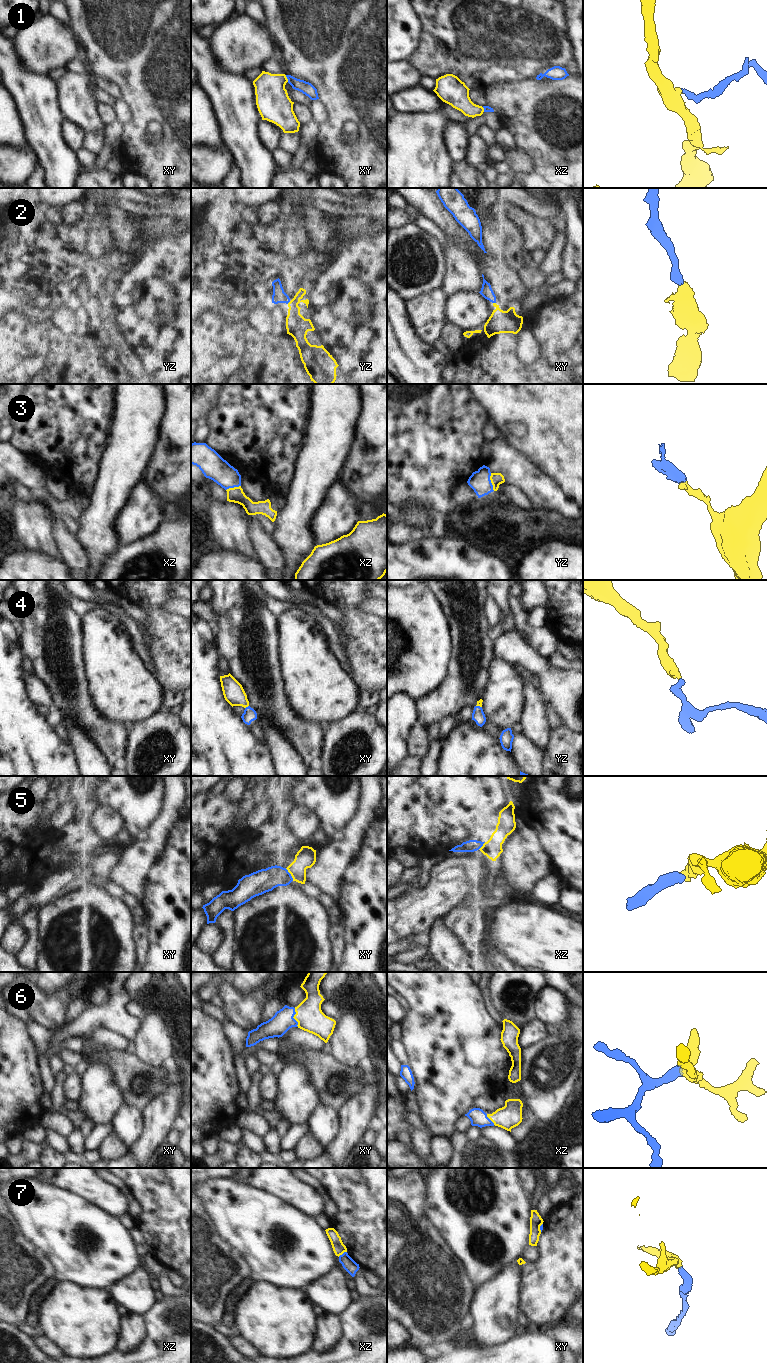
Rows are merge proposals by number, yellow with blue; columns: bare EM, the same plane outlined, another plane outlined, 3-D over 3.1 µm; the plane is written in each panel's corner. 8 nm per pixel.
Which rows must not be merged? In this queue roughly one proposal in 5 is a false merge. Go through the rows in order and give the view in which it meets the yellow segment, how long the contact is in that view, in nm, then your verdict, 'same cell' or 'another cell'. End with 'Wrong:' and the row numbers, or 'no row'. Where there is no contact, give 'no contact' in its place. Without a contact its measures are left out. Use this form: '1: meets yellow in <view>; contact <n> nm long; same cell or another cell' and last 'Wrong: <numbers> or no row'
1: meets yellow in xy; contact 60 nm long; same cell
2: meets yellow in yz; contact 40 nm long; same cell
3: meets yellow in yz; contact 150 nm long; same cell
4: meets yellow in xy; contact 40 nm long; same cell
5: meets yellow in xy; contact 120 nm long; same cell
6: meets yellow in xy; contact 160 nm long; same cell
7: meets yellow in xz; contact 80 nm long; another cell
Wrong: 7

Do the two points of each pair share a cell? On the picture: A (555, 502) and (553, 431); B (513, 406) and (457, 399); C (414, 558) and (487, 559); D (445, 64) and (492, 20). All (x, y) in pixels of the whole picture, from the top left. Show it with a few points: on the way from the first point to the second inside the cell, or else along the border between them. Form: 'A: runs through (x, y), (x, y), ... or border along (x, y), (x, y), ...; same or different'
A: border along (536, 466), (570, 498); different
B: border along (471, 394), (491, 420); different
C: runs through (432, 559), (469, 559); same
D: runs through (457, 52), (480, 29); same

